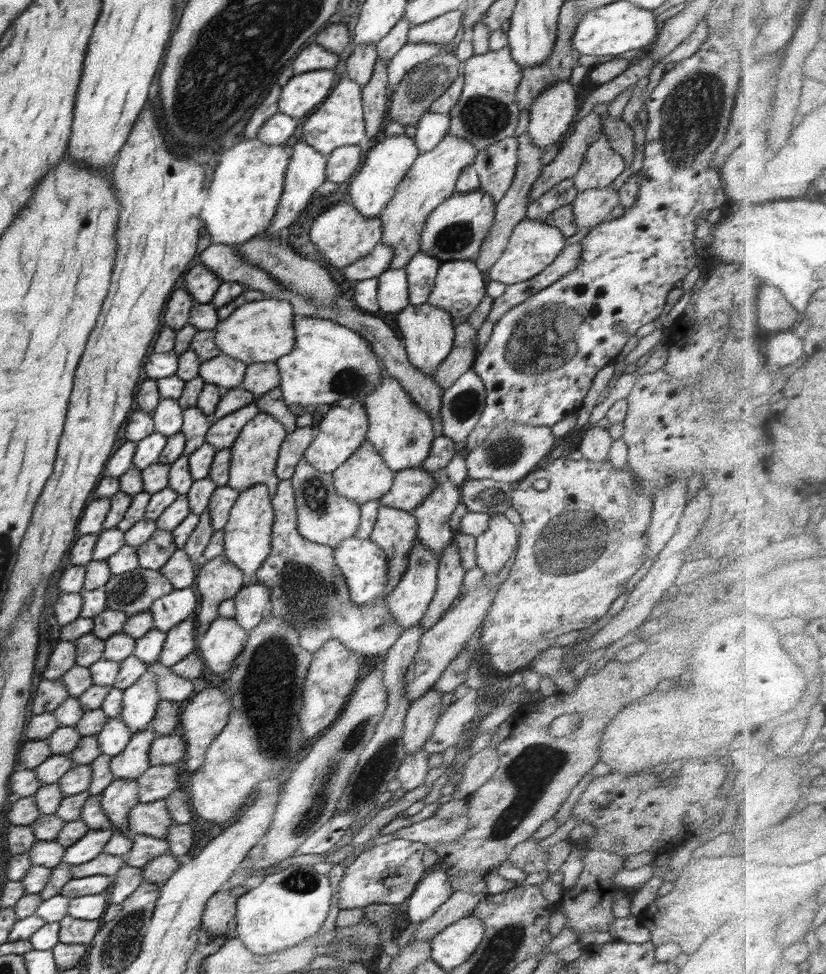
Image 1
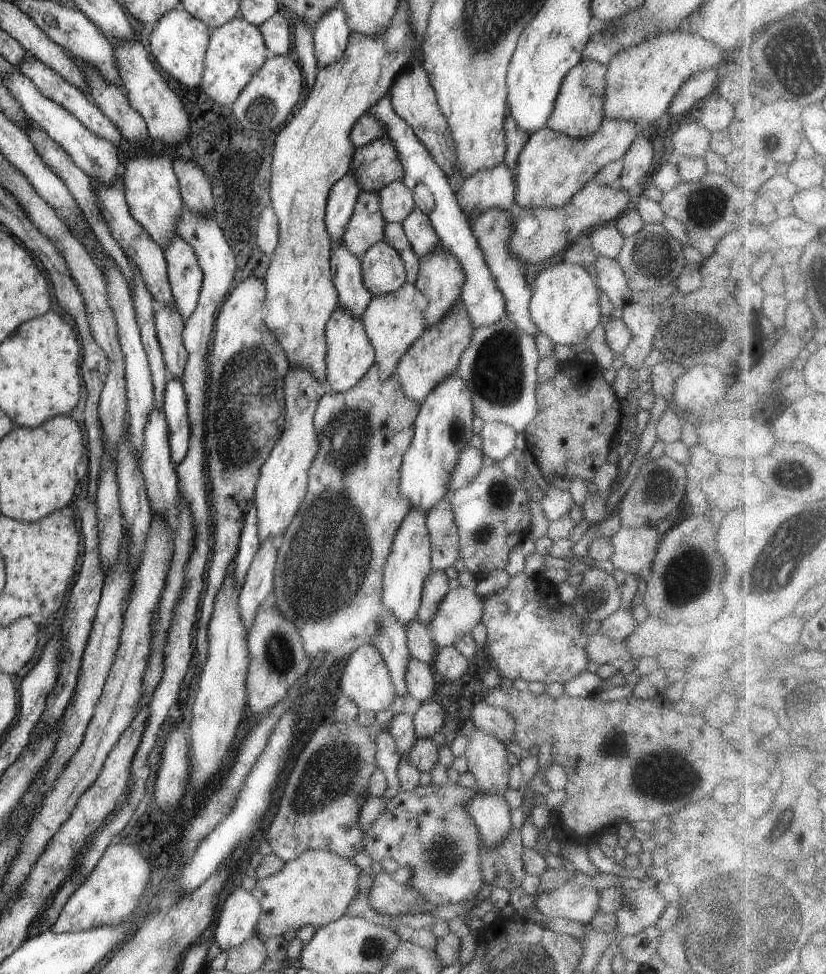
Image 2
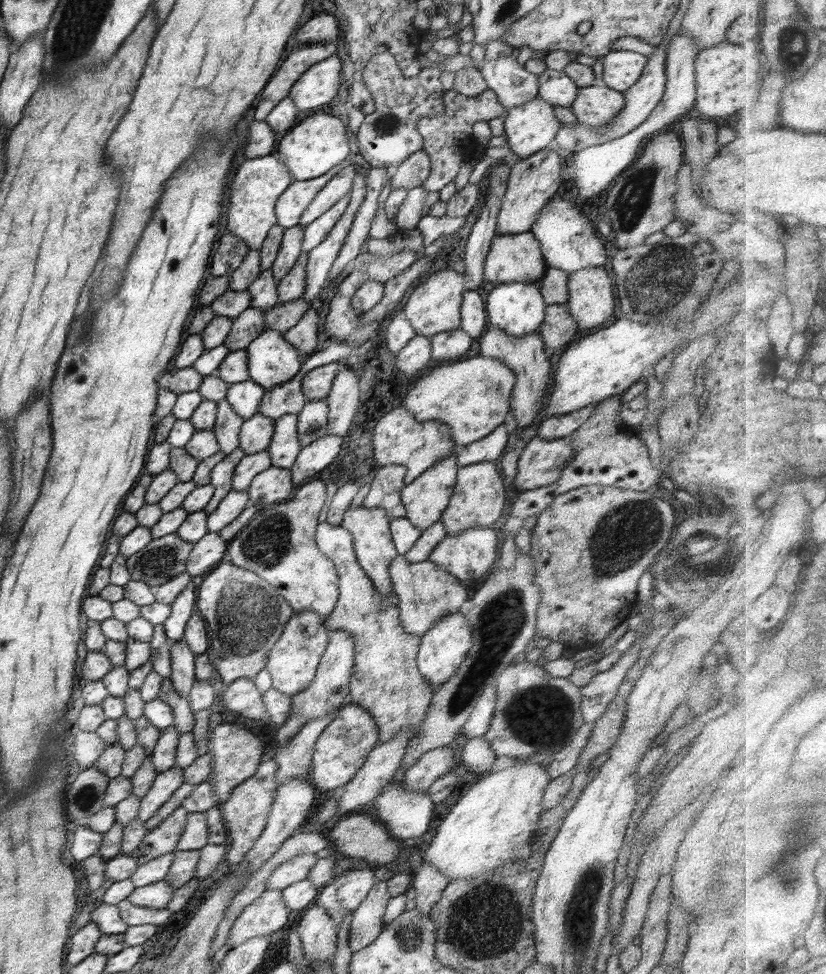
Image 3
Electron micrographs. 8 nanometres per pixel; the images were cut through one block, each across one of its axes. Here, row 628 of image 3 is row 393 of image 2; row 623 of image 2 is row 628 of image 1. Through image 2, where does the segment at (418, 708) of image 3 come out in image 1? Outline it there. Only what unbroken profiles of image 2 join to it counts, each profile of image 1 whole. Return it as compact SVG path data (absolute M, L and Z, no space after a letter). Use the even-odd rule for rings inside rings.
M280 480L276 494L271 496L271 504L274 509L274 524L272 526L272 542L270 554L264 560L264 564L258 568L253 581L267 585L270 589L272 616L278 616L299 635L299 646L312 654L323 648L328 640L342 642L351 652L364 657L382 657L396 643L403 634L402 628L396 623L392 612L388 610L388 604L384 598L379 597L375 603L359 607L348 597L348 585L342 570L334 561L334 549L332 547L316 544L306 540L298 533L298 519L296 516L296 501L292 481Z

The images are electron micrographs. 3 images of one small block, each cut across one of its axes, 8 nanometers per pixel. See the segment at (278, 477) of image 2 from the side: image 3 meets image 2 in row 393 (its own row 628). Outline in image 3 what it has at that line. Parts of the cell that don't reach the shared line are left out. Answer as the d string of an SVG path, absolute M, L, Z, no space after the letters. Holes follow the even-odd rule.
M296 612L285 625L280 639L270 650L265 669L272 677L273 688L292 698L314 682L317 667L329 644L329 630L318 612Z

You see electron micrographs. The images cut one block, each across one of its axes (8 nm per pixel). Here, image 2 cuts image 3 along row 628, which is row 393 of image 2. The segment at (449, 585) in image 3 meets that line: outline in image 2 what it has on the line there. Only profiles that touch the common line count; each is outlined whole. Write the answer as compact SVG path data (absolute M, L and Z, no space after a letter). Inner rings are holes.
M456 304L440 322L432 328L426 328L424 334L408 348L407 352L396 366L395 374L400 382L400 390L406 398L418 402L419 405L426 400L426 396L448 376L454 376L460 366L460 358L468 348L474 327L462 305Z

